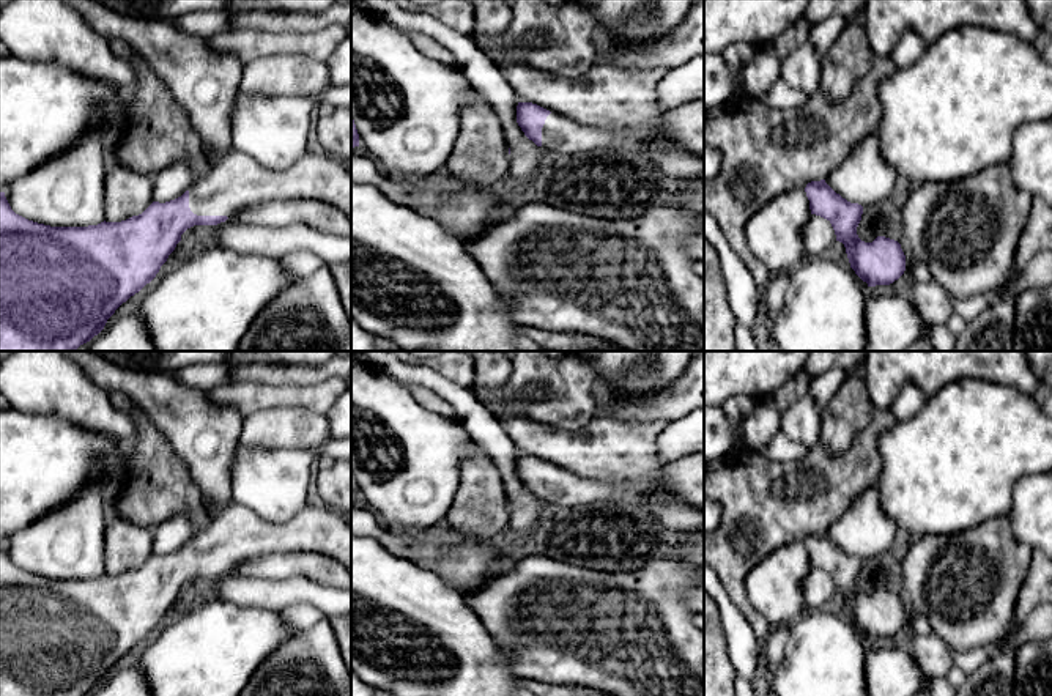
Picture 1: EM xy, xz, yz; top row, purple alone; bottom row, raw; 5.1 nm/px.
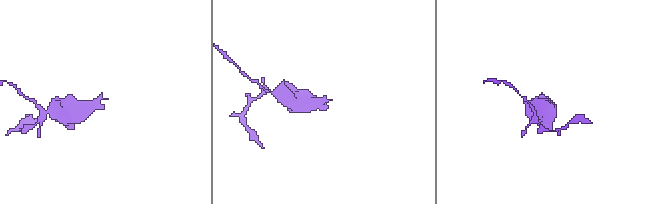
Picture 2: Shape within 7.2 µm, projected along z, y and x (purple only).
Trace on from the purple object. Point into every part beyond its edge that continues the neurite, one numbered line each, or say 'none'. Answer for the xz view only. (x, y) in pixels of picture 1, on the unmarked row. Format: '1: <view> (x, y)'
1: xz (559, 485)

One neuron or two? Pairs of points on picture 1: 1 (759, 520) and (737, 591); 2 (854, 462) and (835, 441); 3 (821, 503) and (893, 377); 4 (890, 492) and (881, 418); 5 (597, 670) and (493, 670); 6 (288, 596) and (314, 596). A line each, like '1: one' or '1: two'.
1: one
2: two
3: two
4: two
5: two
6: one

